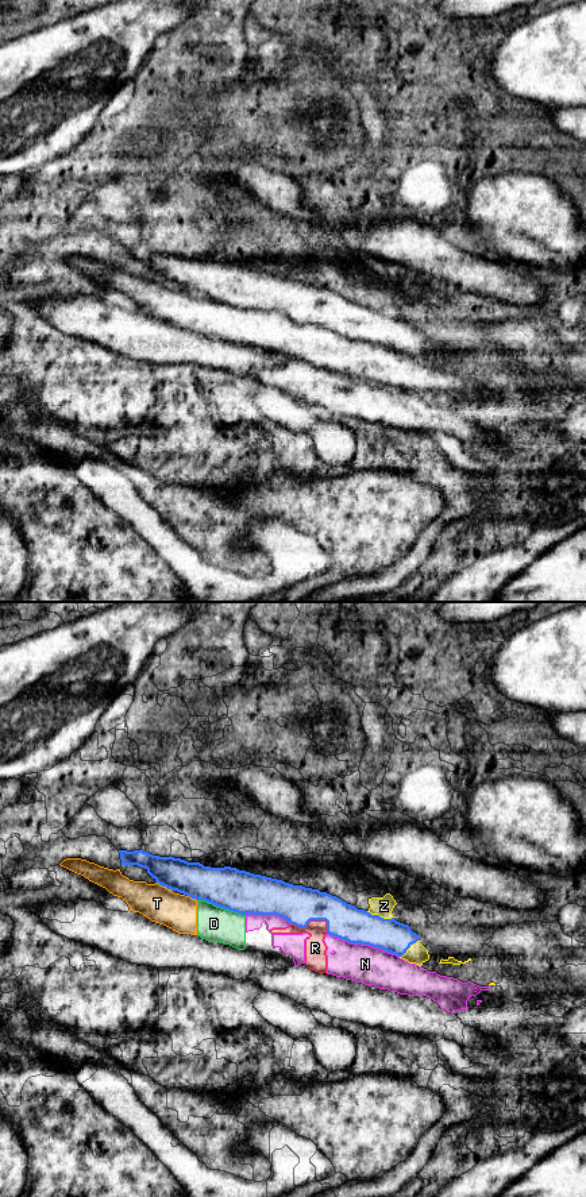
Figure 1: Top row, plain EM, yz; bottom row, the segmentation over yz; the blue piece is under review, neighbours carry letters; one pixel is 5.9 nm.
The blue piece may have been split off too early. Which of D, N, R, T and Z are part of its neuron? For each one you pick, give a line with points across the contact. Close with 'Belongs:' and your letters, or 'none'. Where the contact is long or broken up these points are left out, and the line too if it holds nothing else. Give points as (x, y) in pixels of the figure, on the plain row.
Z: runs through yz (343, 316), (373, 316), (378, 311), (384, 301)
Belongs: Z

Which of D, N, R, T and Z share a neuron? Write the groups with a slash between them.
D N R T / Z

